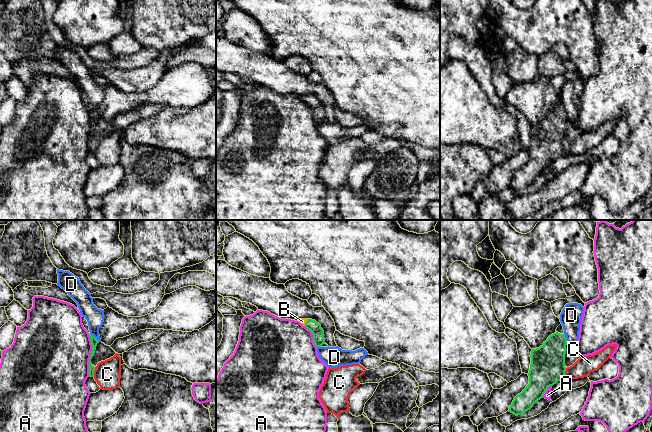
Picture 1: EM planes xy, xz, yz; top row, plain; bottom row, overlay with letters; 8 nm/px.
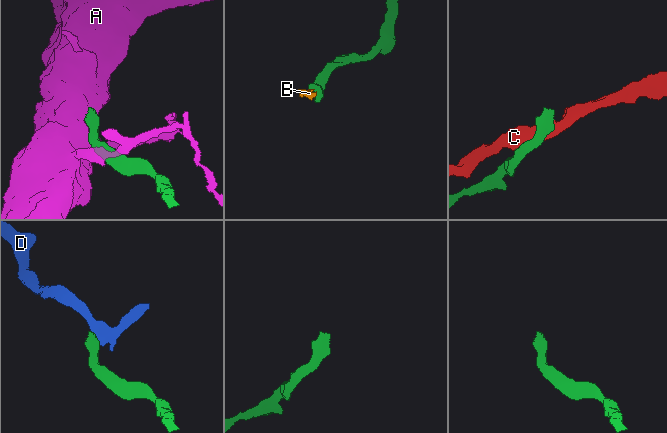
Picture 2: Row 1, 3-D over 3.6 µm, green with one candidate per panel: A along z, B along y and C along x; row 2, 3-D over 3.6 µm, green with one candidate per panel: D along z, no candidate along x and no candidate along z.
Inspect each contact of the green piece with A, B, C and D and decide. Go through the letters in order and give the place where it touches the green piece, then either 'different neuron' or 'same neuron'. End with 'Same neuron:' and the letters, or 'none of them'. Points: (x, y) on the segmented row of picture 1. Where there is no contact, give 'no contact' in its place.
A: xy (90, 356) | different neuron
B: xz (306, 322) | same neuron
C: yz (564, 373) | different neuron
D: yz (565, 338) | different neuron
Same neuron: B

